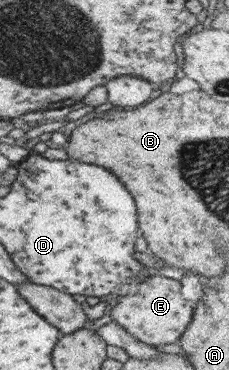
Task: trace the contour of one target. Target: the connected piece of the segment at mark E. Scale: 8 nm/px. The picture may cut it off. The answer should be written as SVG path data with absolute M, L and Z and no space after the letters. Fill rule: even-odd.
M152 272L147 278L149 280L135 286L137 287L135 294L129 292L127 296L117 297L119 303L116 306L111 306L110 318L113 323L117 323L132 337L146 345L153 347L177 343L193 316L194 306L182 298L181 285L177 280Z

